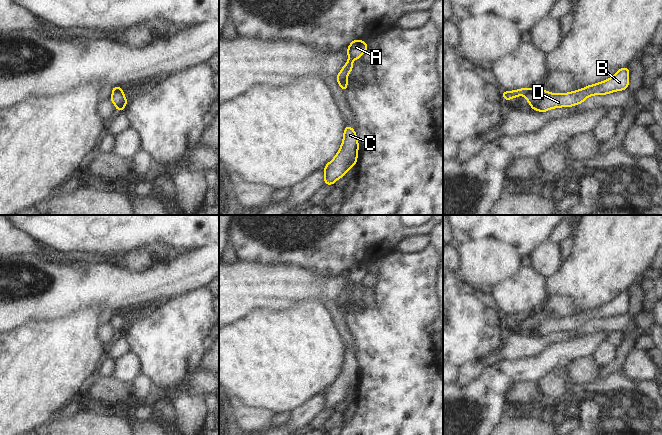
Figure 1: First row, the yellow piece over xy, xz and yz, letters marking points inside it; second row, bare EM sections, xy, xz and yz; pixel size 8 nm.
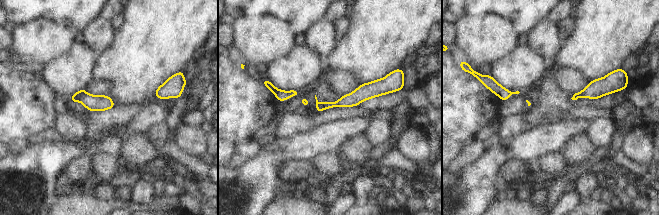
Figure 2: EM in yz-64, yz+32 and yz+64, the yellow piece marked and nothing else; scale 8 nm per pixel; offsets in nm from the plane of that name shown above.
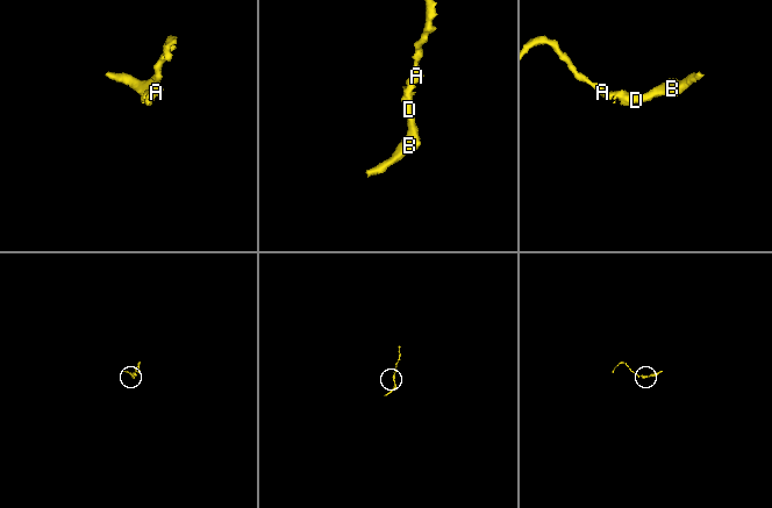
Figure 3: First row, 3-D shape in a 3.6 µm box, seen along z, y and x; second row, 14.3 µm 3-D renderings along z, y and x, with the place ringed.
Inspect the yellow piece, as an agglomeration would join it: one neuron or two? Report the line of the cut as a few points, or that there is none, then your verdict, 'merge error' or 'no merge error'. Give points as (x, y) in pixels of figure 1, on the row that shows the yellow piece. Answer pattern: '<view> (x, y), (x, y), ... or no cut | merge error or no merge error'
yz (532, 89), (523, 95) | merge error

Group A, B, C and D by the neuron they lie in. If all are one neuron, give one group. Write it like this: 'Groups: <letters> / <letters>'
Groups: A / B C D.

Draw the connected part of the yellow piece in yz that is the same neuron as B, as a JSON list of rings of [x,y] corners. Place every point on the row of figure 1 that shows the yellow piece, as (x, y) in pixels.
[[[620,68],[613,76],[607,80],[587,85],[567,93],[551,93],[539,86],[533,88],[529,94],[524,95],[525,99],[531,106],[531,110],[542,113],[550,109],[573,107],[583,103],[588,97],[594,95],[607,95],[616,91],[623,91],[629,88],[629,68]]]

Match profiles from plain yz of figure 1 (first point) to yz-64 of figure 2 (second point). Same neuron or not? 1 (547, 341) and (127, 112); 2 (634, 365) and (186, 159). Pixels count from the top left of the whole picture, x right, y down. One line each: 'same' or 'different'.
1: different
2: different

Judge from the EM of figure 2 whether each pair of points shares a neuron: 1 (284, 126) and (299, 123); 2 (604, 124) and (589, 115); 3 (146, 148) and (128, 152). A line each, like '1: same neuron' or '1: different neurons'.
1: same neuron
2: different neurons
3: same neuron

